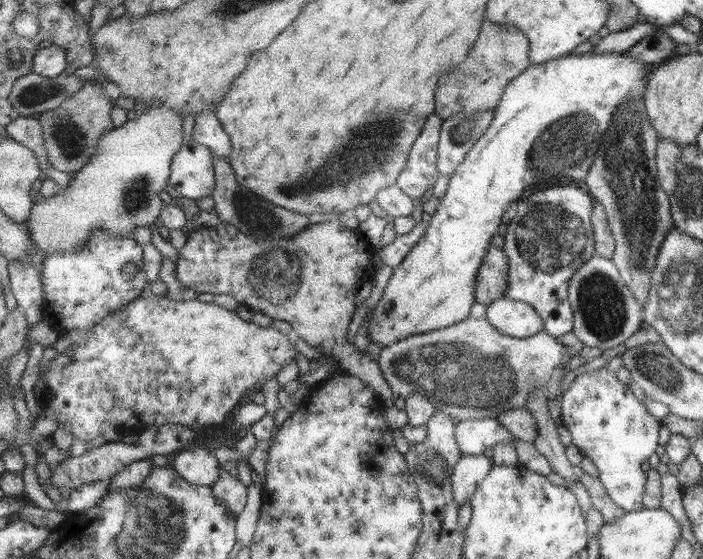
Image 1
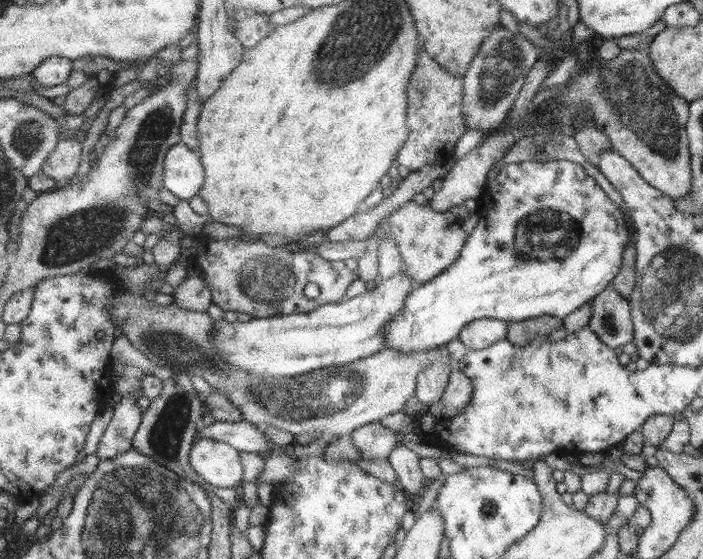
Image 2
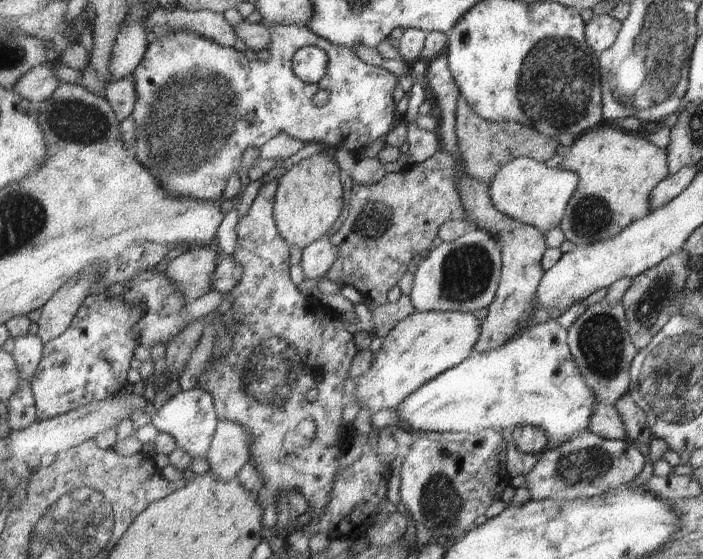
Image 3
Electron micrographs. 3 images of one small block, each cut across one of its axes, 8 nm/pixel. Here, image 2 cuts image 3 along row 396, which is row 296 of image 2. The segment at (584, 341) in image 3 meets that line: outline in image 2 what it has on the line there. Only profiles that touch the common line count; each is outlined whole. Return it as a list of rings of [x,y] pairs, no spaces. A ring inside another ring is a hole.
[[[607,287],[588,302],[591,315],[586,327],[609,348],[632,342],[632,322],[628,302]]]

